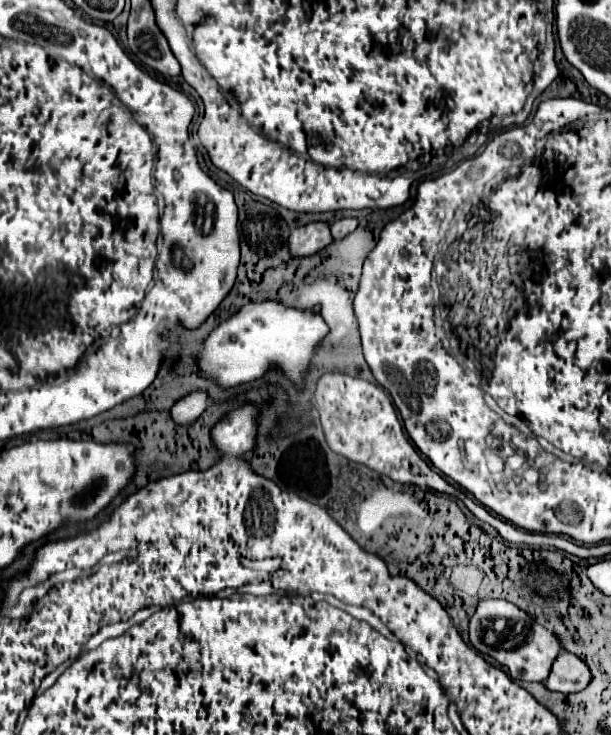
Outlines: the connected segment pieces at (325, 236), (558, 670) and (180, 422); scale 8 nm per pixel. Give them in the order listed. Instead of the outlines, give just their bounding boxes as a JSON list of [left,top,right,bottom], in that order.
[[289,222,333,256],[545,652,591,694],[171,392,207,426]]

